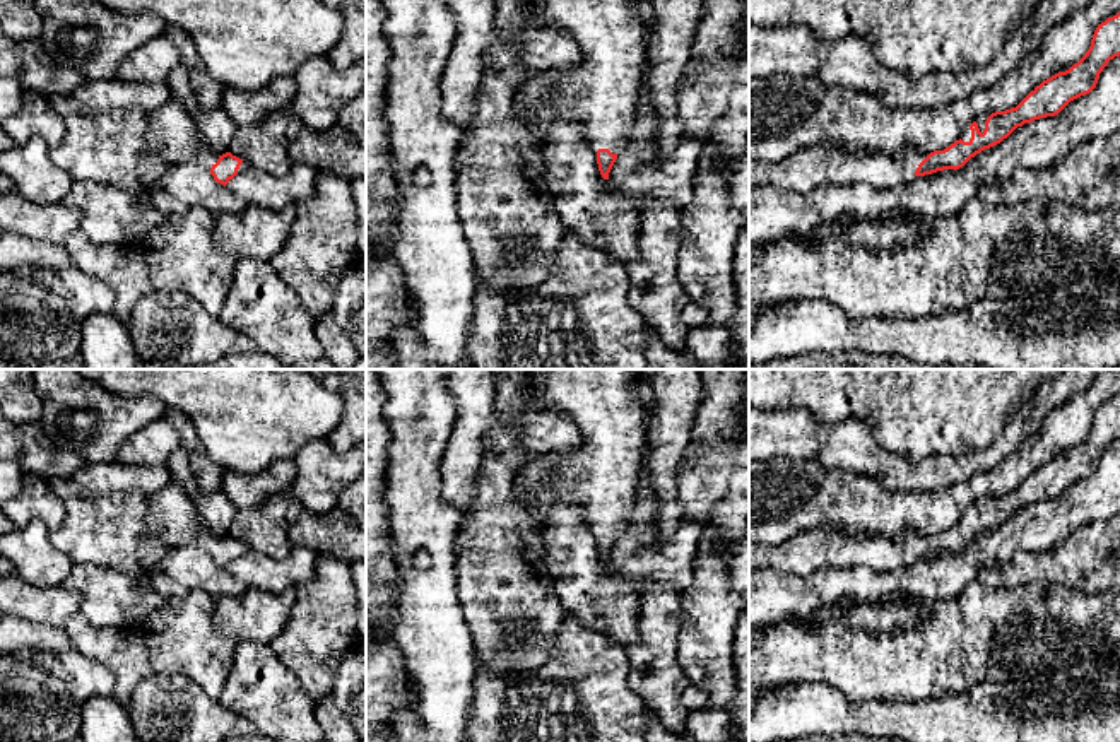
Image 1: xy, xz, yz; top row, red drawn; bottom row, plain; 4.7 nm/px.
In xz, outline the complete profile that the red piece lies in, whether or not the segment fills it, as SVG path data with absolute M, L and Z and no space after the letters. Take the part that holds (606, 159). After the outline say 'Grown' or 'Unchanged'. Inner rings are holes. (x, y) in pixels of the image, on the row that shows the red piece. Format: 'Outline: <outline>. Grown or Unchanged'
Outline: M530 0L544 21L563 27L581 50L578 67L545 72L527 79L511 101L513 116L528 125L569 121L581 127L597 147L597 164L604 180L617 156L628 147L646 60L645 24L634 14L636 0Z. Grown

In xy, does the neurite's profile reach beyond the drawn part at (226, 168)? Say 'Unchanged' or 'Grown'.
Grown

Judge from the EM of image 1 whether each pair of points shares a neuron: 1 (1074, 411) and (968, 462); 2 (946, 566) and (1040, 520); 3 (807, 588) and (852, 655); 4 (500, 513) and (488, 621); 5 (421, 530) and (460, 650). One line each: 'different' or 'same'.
1: different
2: same
3: different
4: same
5: same

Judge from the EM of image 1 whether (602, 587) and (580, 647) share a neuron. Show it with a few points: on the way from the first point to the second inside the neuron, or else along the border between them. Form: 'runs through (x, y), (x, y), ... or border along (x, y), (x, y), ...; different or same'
border along (563, 606), (587, 626), (607, 636); different

